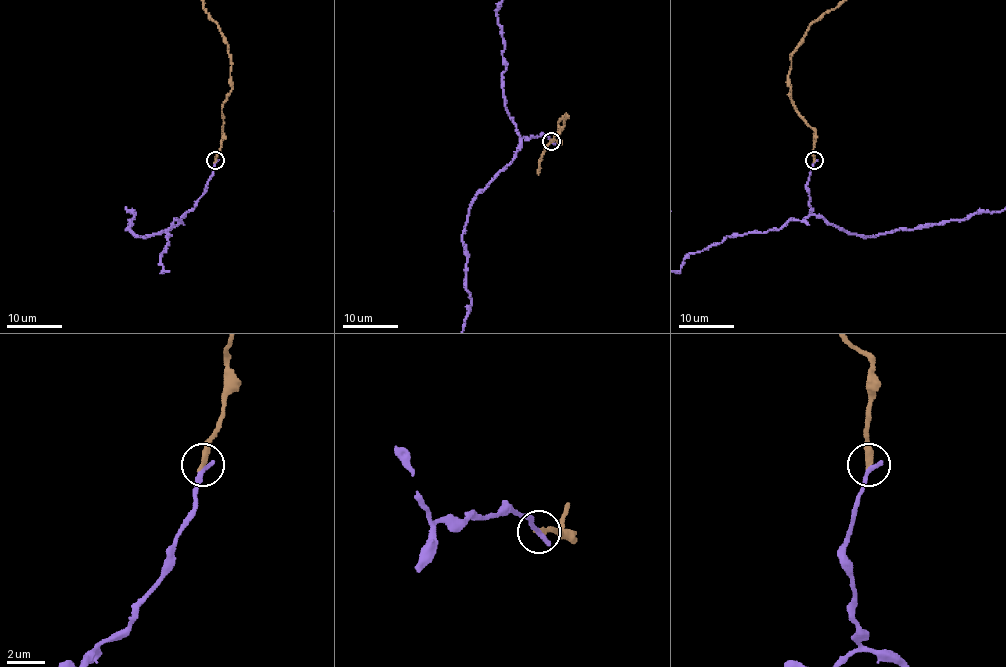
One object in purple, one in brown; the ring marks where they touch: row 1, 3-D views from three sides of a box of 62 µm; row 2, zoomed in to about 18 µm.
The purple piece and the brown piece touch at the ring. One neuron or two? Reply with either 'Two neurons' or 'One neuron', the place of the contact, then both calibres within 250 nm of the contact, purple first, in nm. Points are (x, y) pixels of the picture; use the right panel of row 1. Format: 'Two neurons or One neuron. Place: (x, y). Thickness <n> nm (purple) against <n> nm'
Two neurons. Place: (814, 160). Thickness 300 nm (purple) against 360 nm

